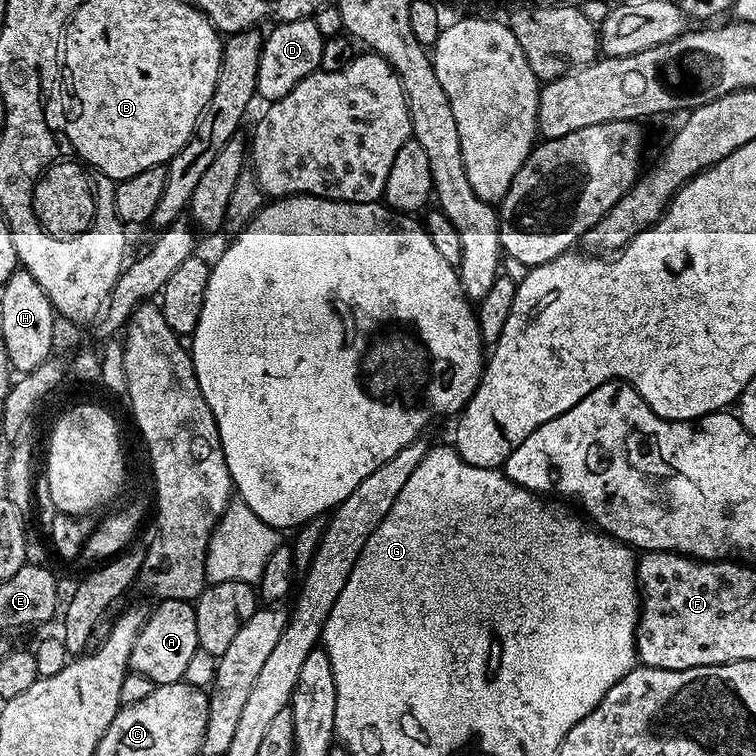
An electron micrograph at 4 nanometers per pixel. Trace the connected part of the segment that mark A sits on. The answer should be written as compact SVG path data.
M160 600L157 608L147 613L142 630L136 636L134 650L128 659L131 671L138 674L146 674L157 684L173 684L184 679L186 666L194 658L194 654L199 649L198 626L196 625L196 609L186 600Z

